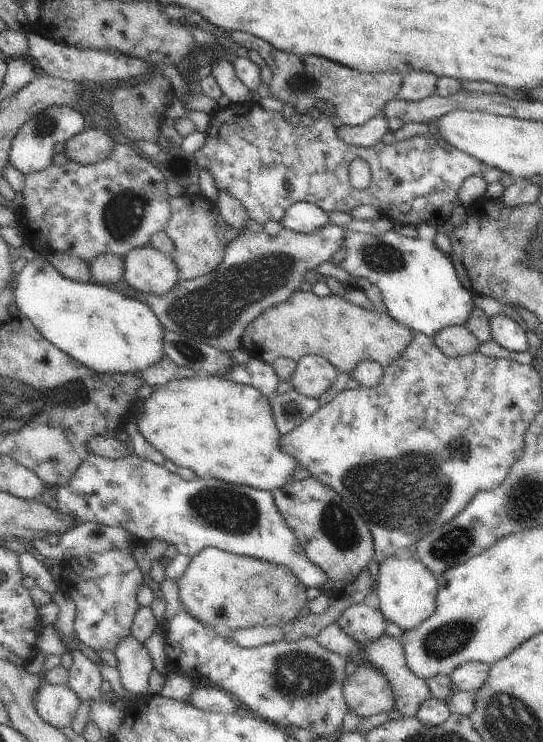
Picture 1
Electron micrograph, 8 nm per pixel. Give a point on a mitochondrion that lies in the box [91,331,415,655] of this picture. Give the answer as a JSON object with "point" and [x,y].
{"point":[231,511]}

